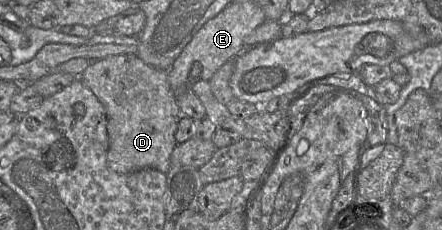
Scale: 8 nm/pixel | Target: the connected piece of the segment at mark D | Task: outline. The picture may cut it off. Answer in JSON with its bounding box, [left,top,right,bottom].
[78,53,182,174]

